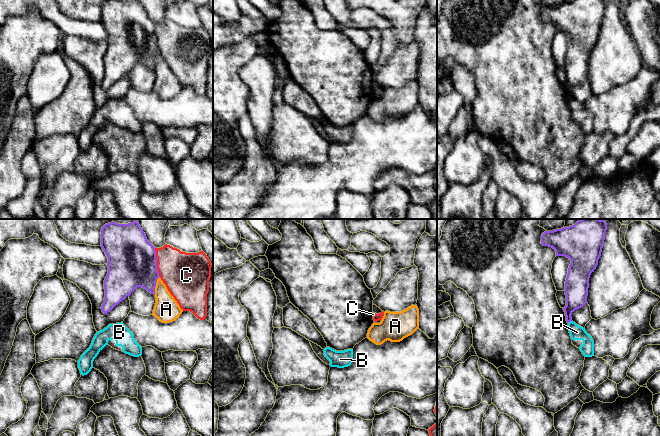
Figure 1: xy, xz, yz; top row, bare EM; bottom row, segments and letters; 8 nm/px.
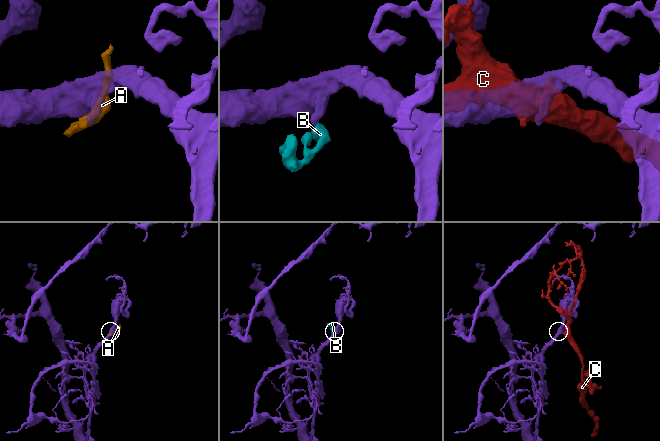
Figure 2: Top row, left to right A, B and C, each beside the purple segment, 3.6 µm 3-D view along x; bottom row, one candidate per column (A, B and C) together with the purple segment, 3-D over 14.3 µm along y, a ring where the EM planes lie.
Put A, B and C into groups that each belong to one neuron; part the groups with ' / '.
A / B / C

